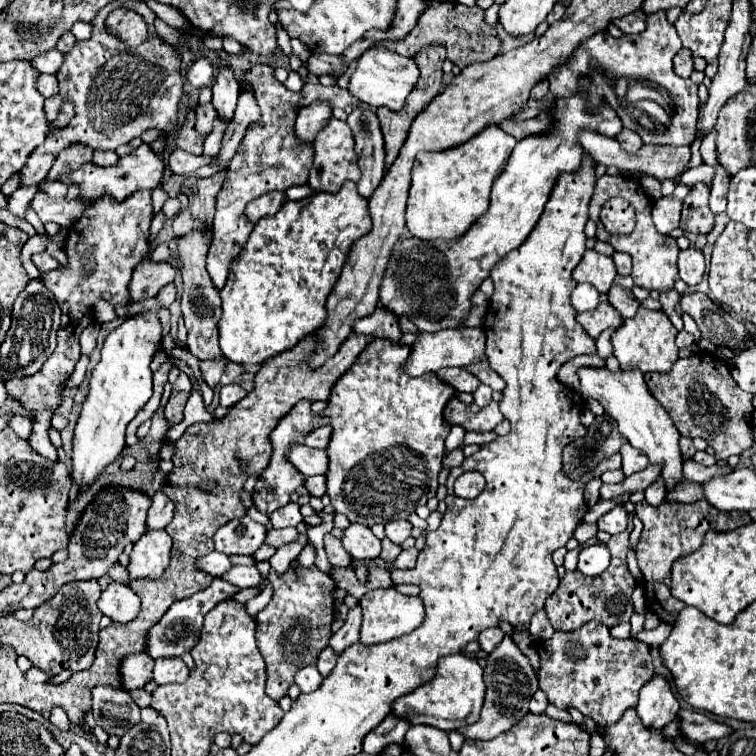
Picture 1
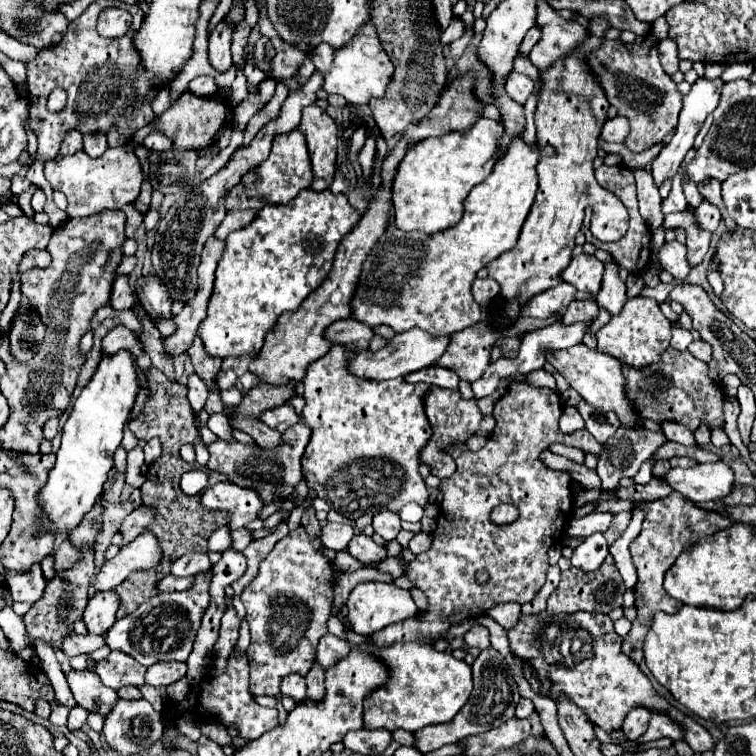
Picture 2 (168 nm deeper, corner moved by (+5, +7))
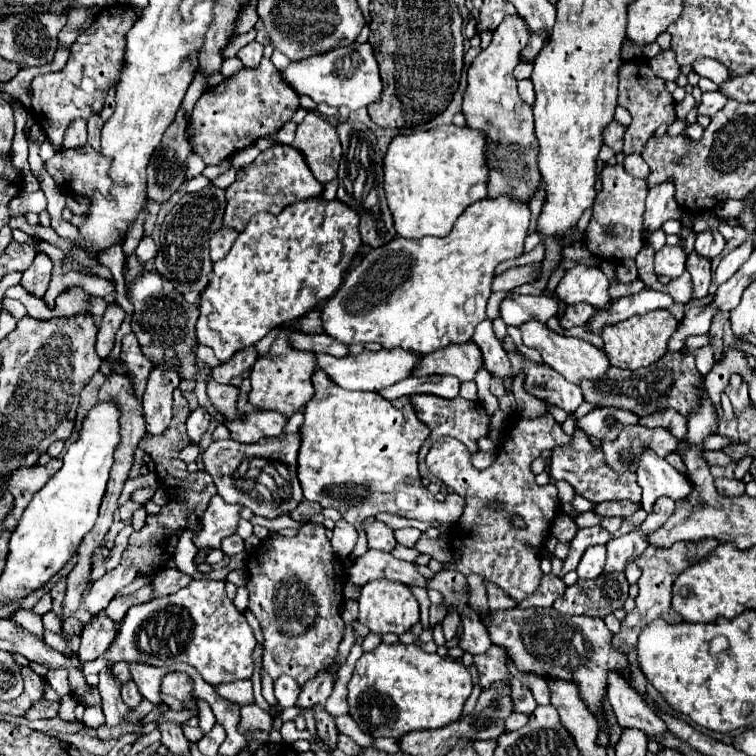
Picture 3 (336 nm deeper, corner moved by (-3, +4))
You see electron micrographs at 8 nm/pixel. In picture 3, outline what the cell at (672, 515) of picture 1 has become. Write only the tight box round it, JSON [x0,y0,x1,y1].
[614,542,690,694]

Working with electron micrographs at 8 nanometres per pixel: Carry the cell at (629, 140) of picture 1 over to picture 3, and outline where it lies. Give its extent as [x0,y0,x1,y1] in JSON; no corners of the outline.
[604,120,626,152]

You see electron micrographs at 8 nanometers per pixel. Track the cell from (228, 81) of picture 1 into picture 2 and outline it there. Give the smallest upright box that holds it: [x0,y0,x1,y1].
[208,17,238,71]

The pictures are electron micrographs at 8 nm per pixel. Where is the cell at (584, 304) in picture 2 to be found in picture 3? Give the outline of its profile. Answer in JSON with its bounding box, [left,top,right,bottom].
[560,302,594,328]

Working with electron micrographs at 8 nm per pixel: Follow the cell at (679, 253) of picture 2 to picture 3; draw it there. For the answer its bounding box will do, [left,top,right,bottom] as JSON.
[654,246,686,278]

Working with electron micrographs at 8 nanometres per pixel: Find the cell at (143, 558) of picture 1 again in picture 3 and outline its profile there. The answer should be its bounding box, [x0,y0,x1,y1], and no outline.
[84,566,136,614]

